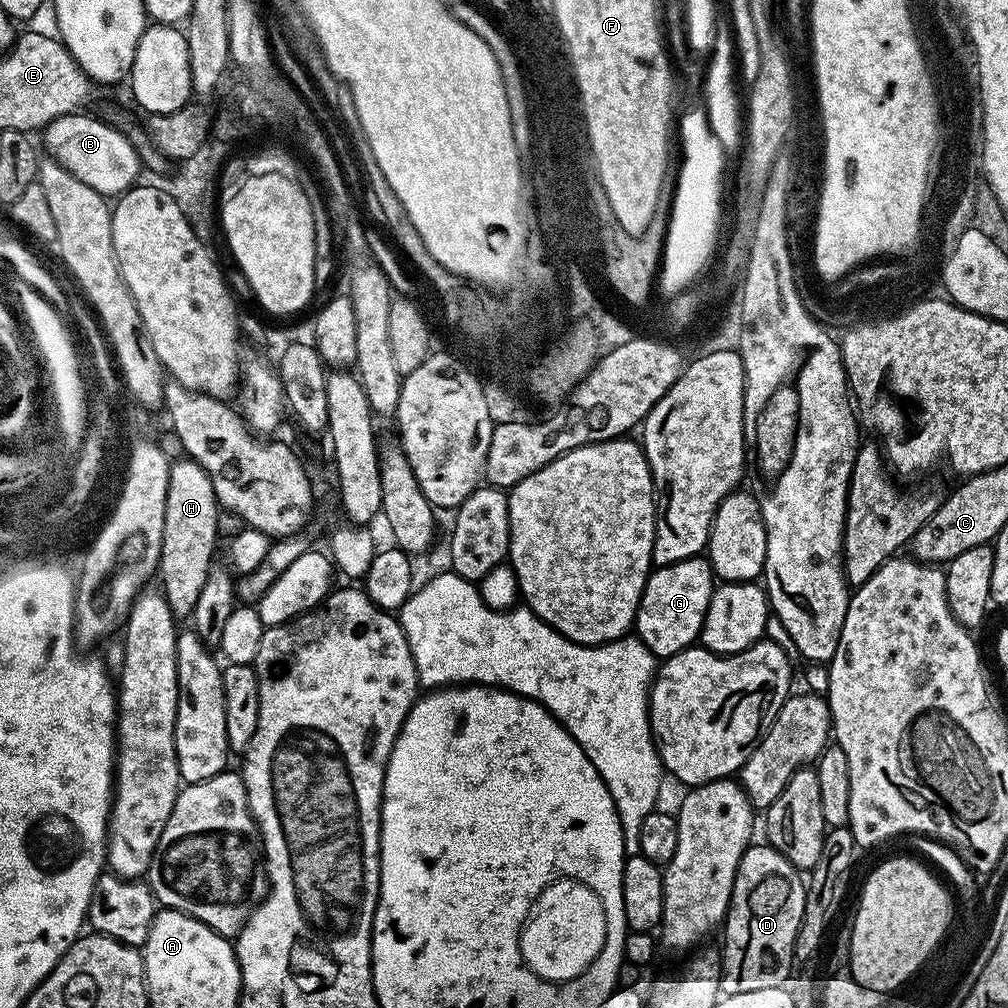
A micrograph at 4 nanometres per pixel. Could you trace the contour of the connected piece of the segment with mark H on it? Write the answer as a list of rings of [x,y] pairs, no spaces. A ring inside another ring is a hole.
[[[180,458],[169,467],[168,493],[166,494],[166,514],[164,515],[164,529],[162,530],[162,554],[160,555],[160,567],[158,580],[164,583],[162,593],[169,608],[177,621],[189,619],[198,602],[198,593],[202,591],[202,585],[206,583],[206,574],[214,567],[212,555],[216,552],[218,535],[216,523],[221,509],[214,494],[214,486],[210,482],[208,472],[196,460]]]

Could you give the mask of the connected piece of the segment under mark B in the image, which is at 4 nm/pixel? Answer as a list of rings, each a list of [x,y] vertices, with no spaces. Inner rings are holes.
[[[84,114],[62,116],[45,125],[42,129],[43,151],[51,159],[57,160],[70,174],[74,174],[78,182],[86,182],[90,190],[102,194],[105,198],[119,198],[141,179],[140,156],[132,143],[107,120],[95,120],[92,116],[82,115]]]

